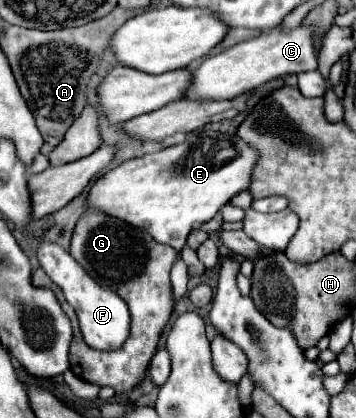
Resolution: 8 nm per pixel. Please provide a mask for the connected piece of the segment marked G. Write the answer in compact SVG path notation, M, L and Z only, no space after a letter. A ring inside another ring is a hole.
M88 211L74 229L70 255L102 285L114 289L130 309L130 337L124 341L124 345L116 351L96 351L88 347L82 339L76 313L72 309L66 309L66 299L62 295L62 289L56 287L52 281L48 281L48 275L42 267L38 267L32 273L34 285L50 287L54 289L64 313L72 321L74 339L70 345L70 367L76 377L98 383L98 385L110 385L116 389L116 393L132 389L136 383L144 379L144 373L150 365L152 355L156 353L158 339L170 319L172 313L172 285L170 285L170 269L178 259L178 251L168 245L154 243L150 235L144 235L144 231L138 231L136 227L130 227L128 223L122 223L118 219L110 219L98 211Z

